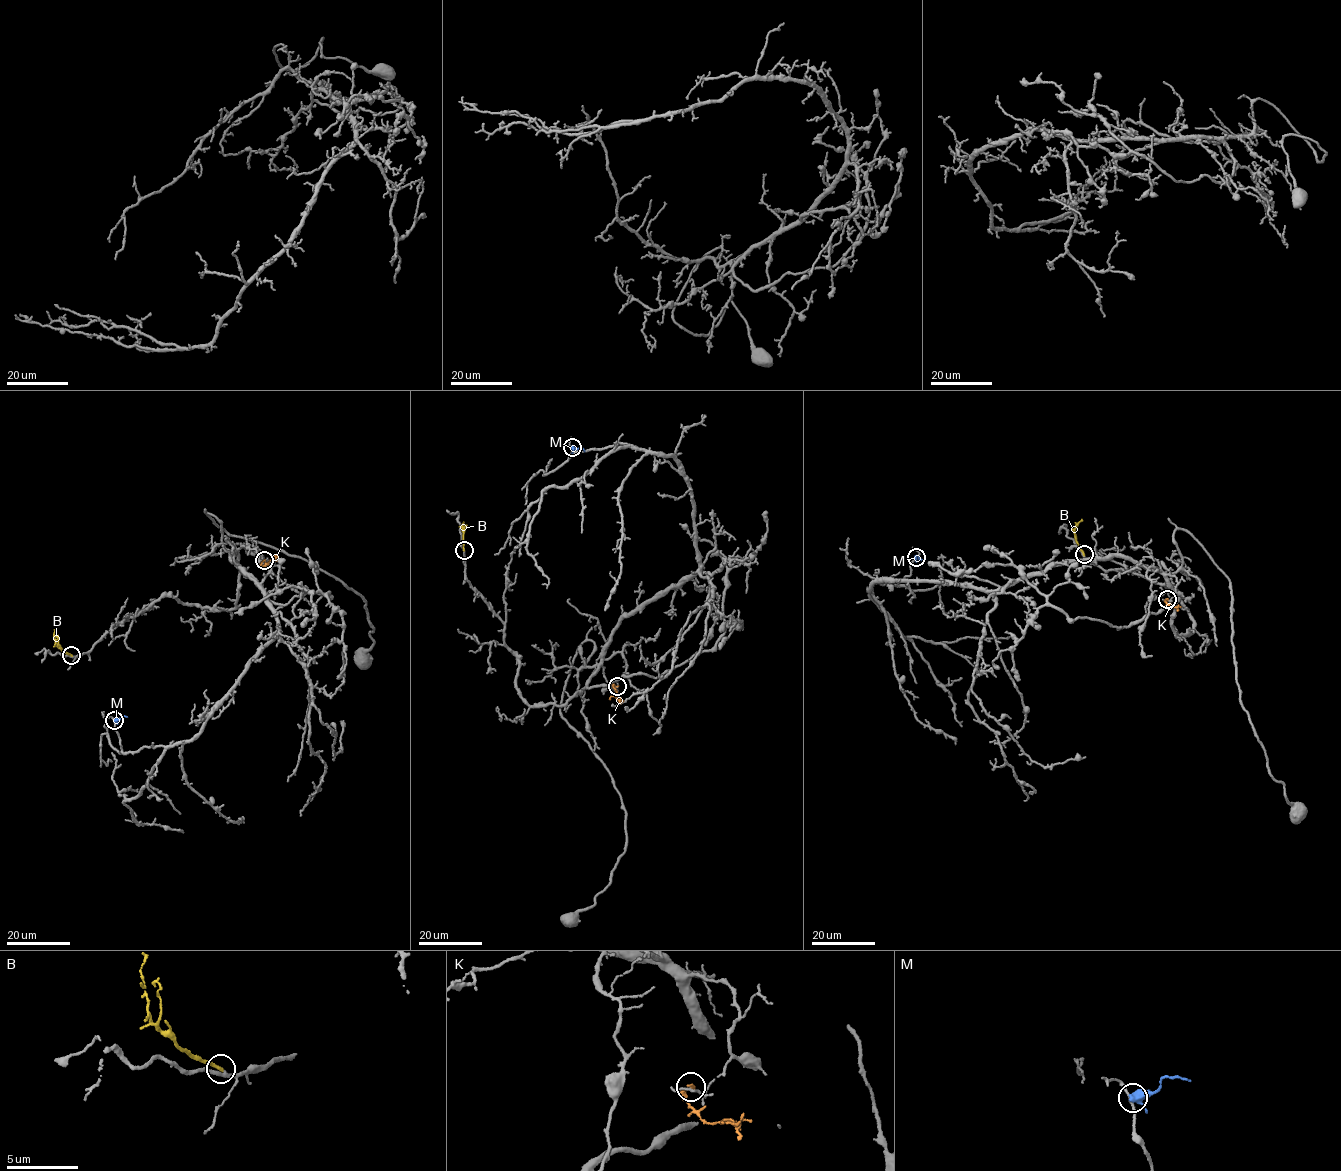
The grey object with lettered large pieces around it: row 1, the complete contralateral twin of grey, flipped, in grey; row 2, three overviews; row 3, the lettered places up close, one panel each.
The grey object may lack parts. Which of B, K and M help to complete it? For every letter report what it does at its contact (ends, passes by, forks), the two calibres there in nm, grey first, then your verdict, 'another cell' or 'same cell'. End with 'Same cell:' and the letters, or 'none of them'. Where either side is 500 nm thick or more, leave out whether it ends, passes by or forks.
B: it ends there; 190 nm thick on the grey side, 240 nm on the other; same cell
K: it ends there; 110 nm thick on the grey side, 130 nm on the other; another cell
M: it forks there; 160 nm thick on the grey side, 400 nm on the other; another cell
Same cell: B

